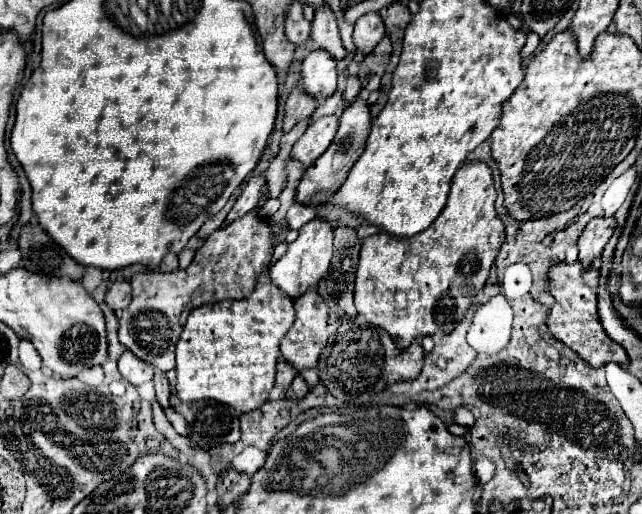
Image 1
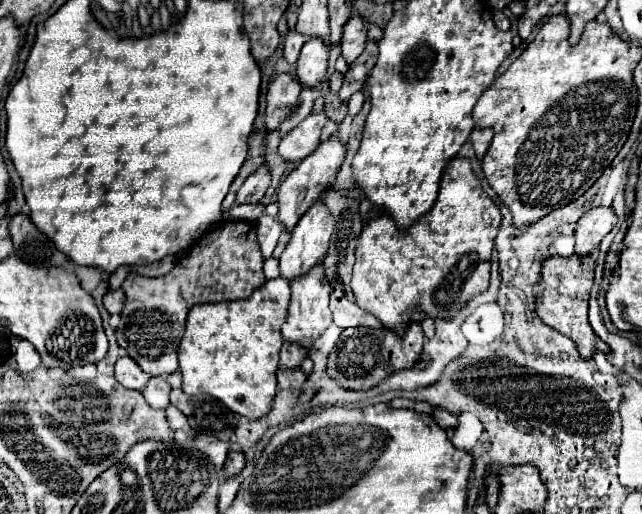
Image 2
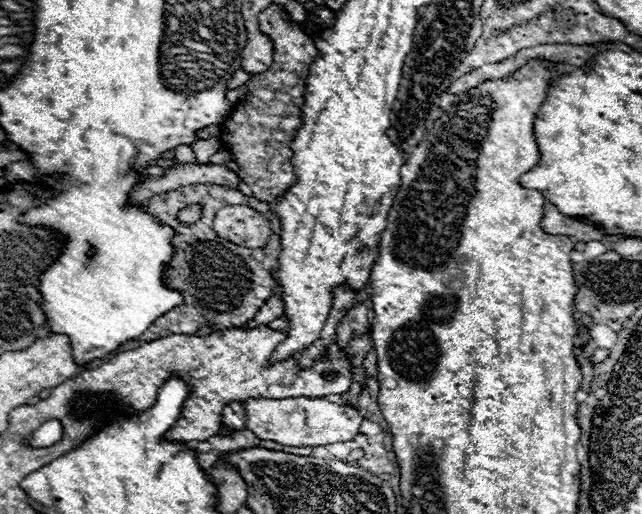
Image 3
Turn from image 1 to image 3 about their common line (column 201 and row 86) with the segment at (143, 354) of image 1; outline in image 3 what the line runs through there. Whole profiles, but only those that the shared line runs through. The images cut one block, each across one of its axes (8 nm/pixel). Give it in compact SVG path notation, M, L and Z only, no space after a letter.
M270 4L258 16L260 30L272 36L274 42L274 62L266 72L254 74L248 86L248 96L236 104L232 116L224 122L220 140L226 142L224 148L232 152L234 162L240 166L240 178L246 182L254 196L260 200L276 200L284 196L290 186L296 184L296 174L290 164L292 160L292 140L296 130L302 126L300 108L304 104L304 88L312 62L318 56L314 40L300 28L300 24L290 22L282 6Z

